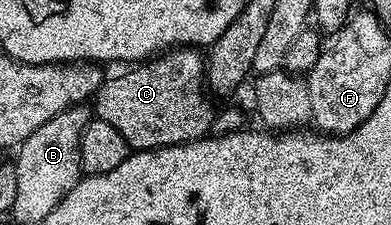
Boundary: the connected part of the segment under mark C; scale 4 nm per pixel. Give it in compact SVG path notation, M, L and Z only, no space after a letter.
M180 46L172 48L138 66L131 66L120 76L104 79L93 97L93 112L109 126L114 126L125 138L128 149L144 152L150 148L164 148L174 144L187 144L191 140L202 140L211 131L216 109L211 108L212 97L205 91L205 56L198 47Z

